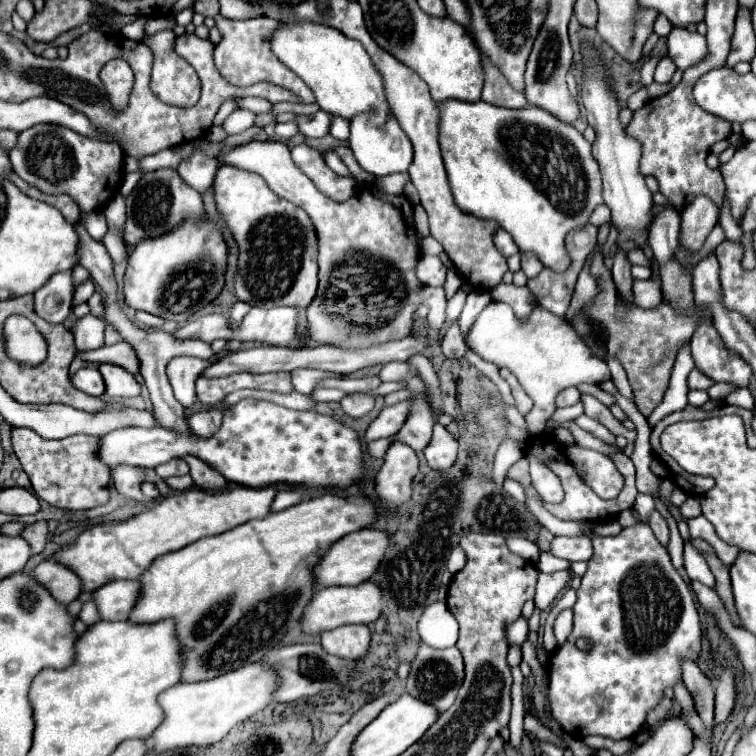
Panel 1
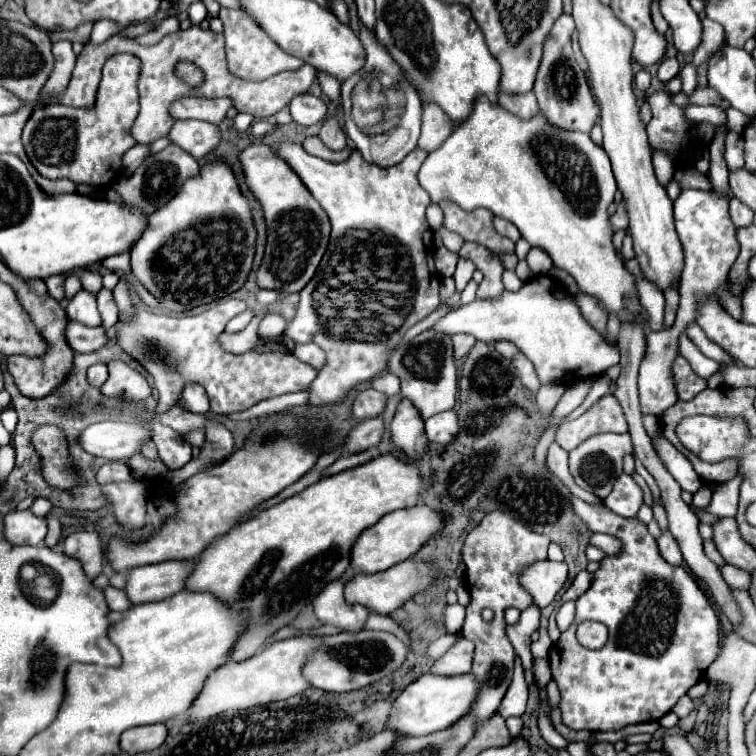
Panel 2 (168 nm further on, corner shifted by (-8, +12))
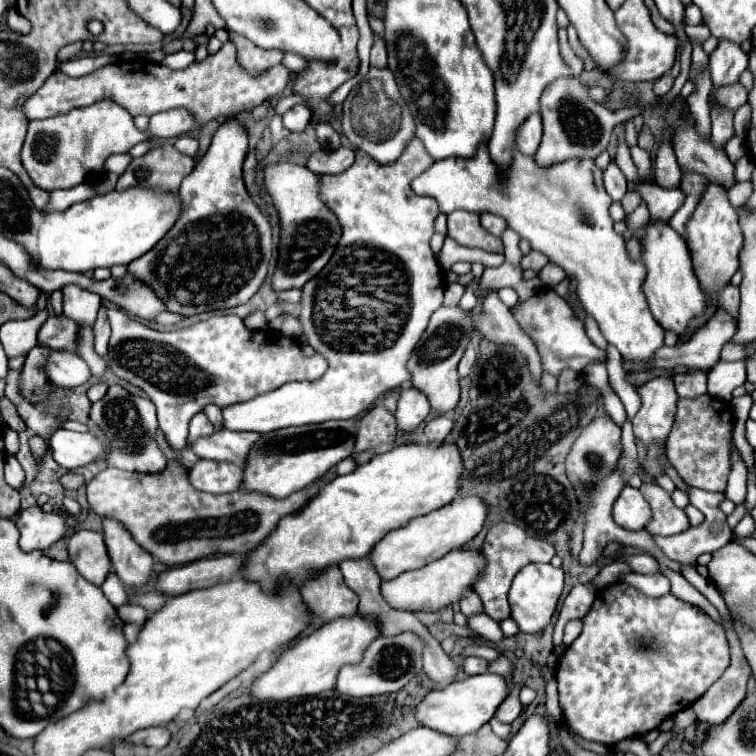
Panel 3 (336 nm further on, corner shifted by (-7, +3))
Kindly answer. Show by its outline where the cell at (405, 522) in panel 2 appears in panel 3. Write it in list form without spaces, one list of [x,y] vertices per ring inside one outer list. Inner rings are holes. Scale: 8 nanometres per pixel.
[[[475,495],[457,497],[455,501],[445,505],[443,509],[437,509],[437,511],[423,515],[423,517],[417,517],[417,519],[409,521],[407,527],[401,527],[401,529],[387,533],[383,537],[383,541],[379,541],[373,547],[373,551],[369,553],[369,559],[373,561],[377,573],[381,575],[383,581],[395,579],[403,571],[419,569],[435,559],[441,559],[449,551],[459,549],[461,545],[469,543],[483,529],[485,517],[487,517],[487,505],[481,497],[475,497]]]

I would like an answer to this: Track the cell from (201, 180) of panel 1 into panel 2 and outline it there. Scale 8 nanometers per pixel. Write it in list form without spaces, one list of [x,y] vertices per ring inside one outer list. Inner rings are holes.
[[[176,120],[168,138],[192,154],[196,160],[212,154],[222,142],[220,128],[216,124],[204,124],[200,120]]]

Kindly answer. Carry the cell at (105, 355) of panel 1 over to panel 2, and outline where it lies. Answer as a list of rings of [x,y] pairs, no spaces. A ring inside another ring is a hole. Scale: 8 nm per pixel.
[[[68,322],[66,340],[74,352],[96,352],[108,344],[108,334],[104,328],[88,328],[78,322]]]

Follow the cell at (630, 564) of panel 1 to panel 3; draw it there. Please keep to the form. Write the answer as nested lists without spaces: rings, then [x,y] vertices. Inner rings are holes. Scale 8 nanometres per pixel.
[[[618,582],[609,587],[605,587],[603,591],[597,593],[597,599],[591,607],[591,611],[587,613],[587,617],[583,619],[583,633],[573,641],[571,647],[565,649],[563,657],[559,659],[559,665],[557,665],[557,681],[559,681],[559,703],[561,703],[561,709],[569,721],[569,725],[585,739],[589,741],[597,741],[597,743],[603,743],[603,745],[615,745],[627,737],[641,737],[653,729],[659,727],[659,723],[675,713],[679,713],[681,709],[689,707],[693,701],[697,701],[721,675],[723,671],[729,667],[729,645],[727,645],[727,639],[725,639],[725,631],[719,623],[715,623],[713,619],[707,617],[707,613],[703,613],[699,607],[695,605],[689,605],[685,601],[679,601],[677,597],[673,597],[671,593],[661,597],[661,599],[651,599],[651,597],[645,597],[643,593],[639,593],[637,589],[631,587],[623,582]]]

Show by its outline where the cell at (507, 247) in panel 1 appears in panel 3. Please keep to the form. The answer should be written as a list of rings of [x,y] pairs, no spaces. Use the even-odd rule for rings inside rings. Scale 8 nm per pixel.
[[[483,213],[483,215],[479,215],[479,219],[481,219],[481,225],[483,225],[489,233],[493,233],[495,237],[501,237],[501,233],[507,229],[505,219],[503,219],[503,217],[499,217],[499,215]]]

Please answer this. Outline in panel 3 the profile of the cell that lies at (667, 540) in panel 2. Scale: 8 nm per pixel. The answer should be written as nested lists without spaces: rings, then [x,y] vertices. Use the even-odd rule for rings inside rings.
[[[625,575],[623,581],[649,597],[663,597],[669,593],[669,579],[663,575],[645,575],[645,577],[629,577]]]

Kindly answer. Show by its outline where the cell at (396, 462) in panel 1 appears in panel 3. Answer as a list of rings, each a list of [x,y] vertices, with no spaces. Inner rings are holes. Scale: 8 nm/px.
[[[409,387],[401,391],[399,403],[397,403],[397,411],[395,411],[395,419],[401,431],[413,431],[419,427],[419,423],[429,415],[431,405],[425,397],[423,391]]]

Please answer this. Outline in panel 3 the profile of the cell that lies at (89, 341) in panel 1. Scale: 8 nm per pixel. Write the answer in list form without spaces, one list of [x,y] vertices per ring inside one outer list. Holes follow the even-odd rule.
[[[65,285],[61,291],[63,291],[63,315],[71,317],[79,325],[91,327],[101,307],[101,297],[79,285]]]

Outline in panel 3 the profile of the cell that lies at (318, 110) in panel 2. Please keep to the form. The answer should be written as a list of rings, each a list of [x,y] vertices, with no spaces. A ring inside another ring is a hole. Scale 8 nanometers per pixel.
[[[295,105],[285,113],[283,121],[285,121],[285,127],[289,131],[303,131],[311,123],[311,117],[313,115],[305,105]]]

